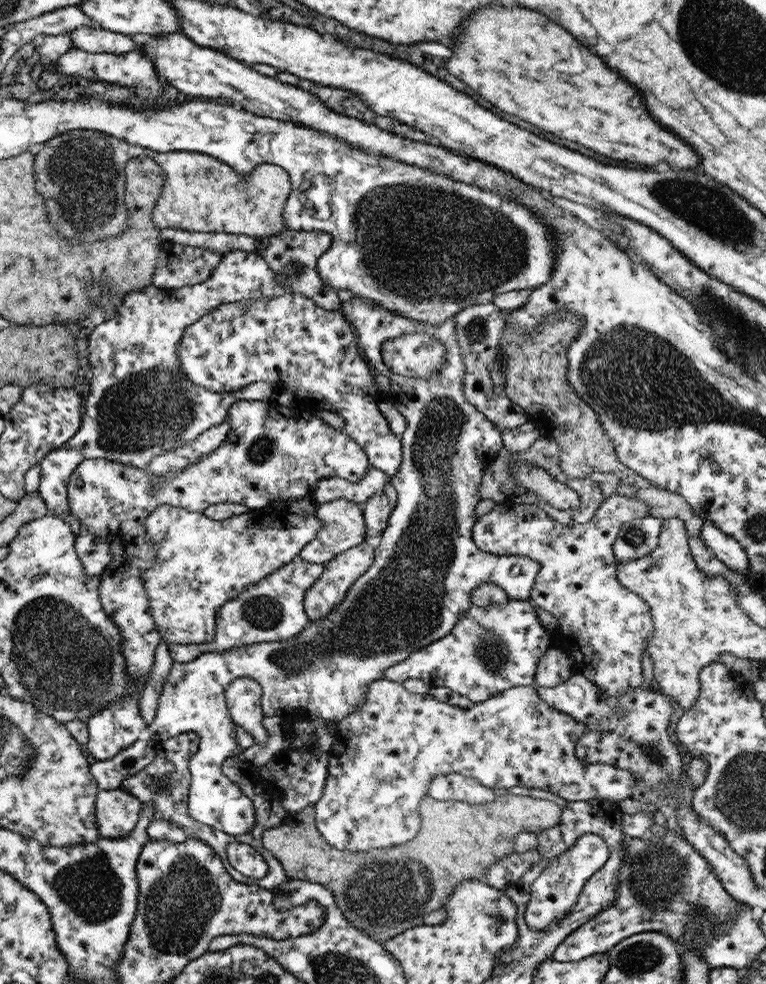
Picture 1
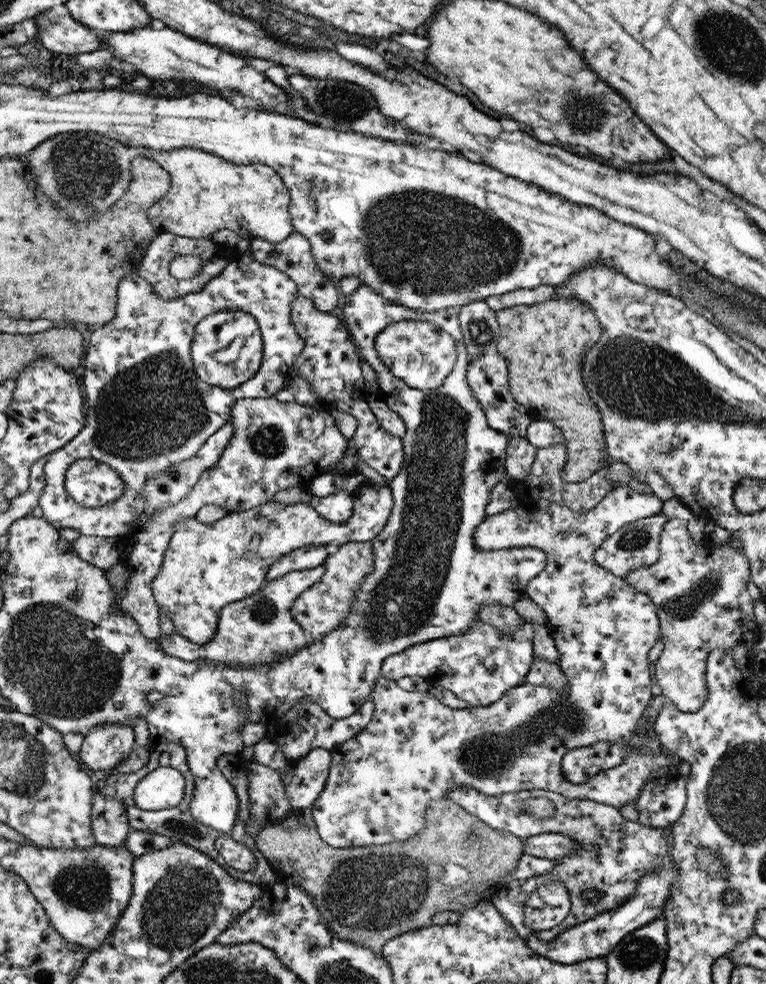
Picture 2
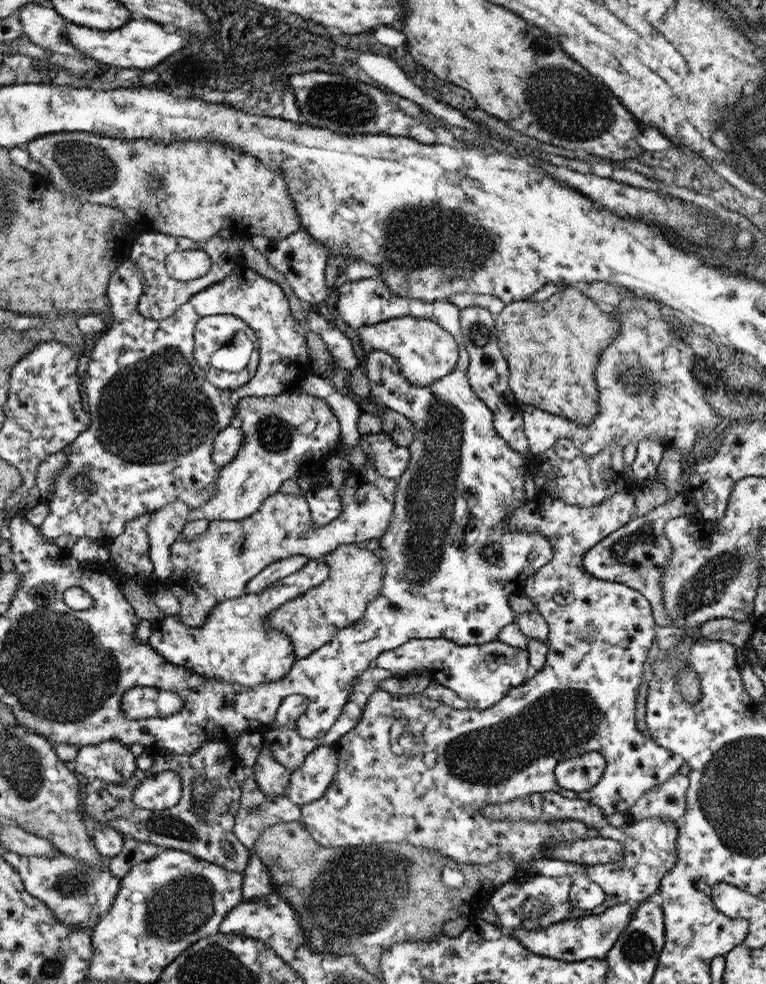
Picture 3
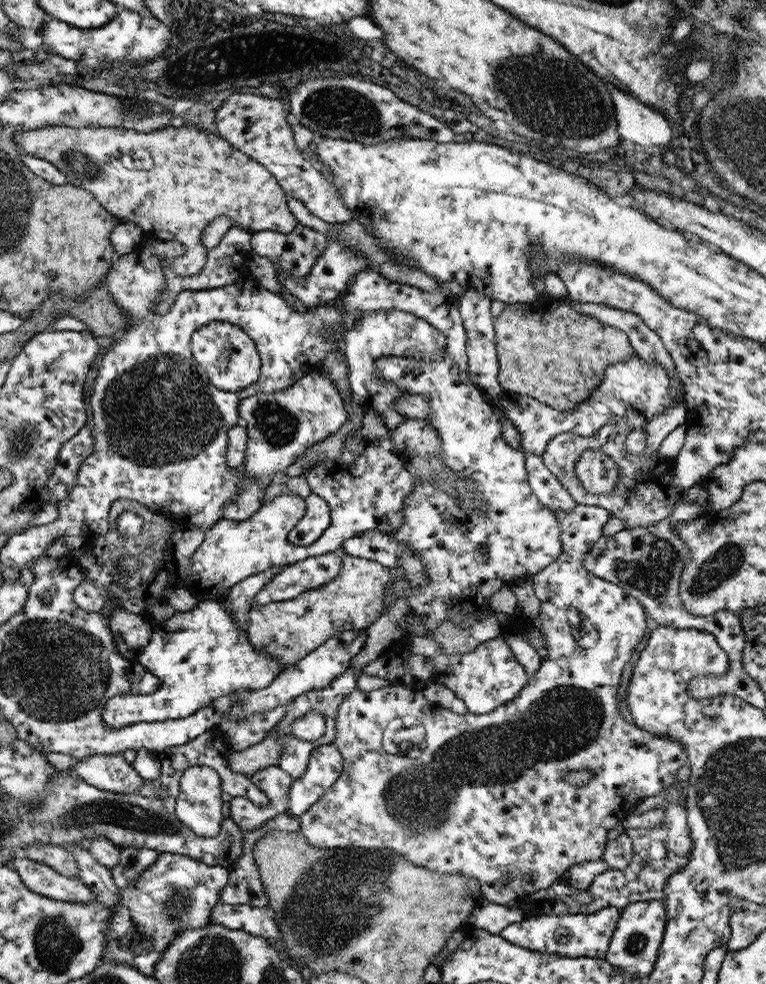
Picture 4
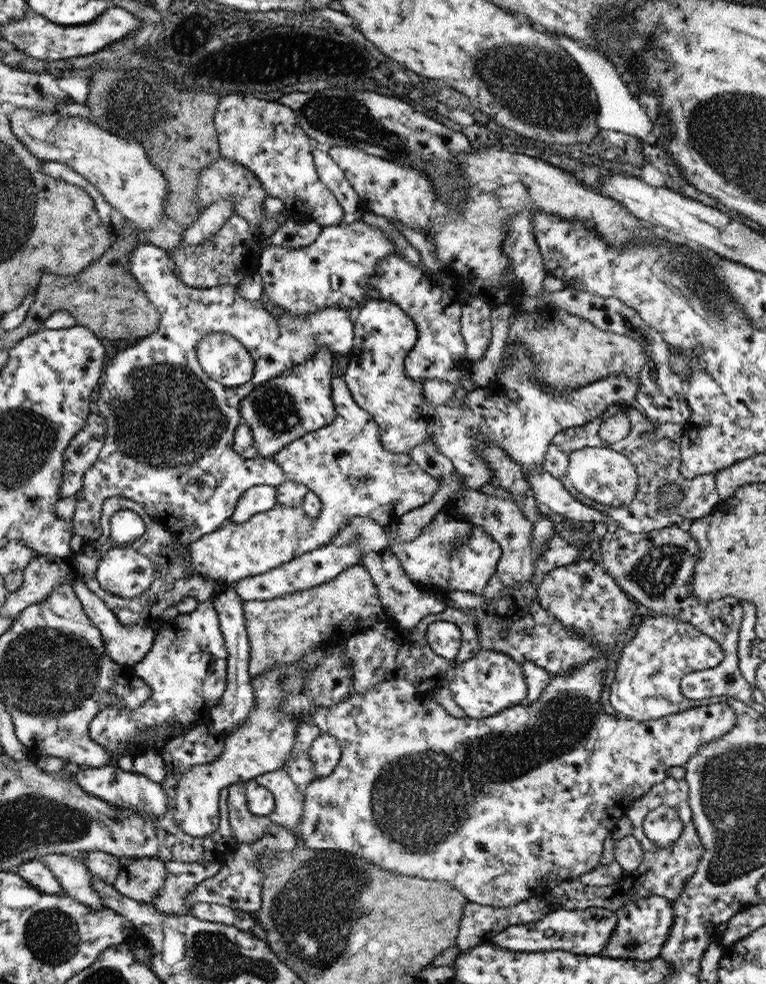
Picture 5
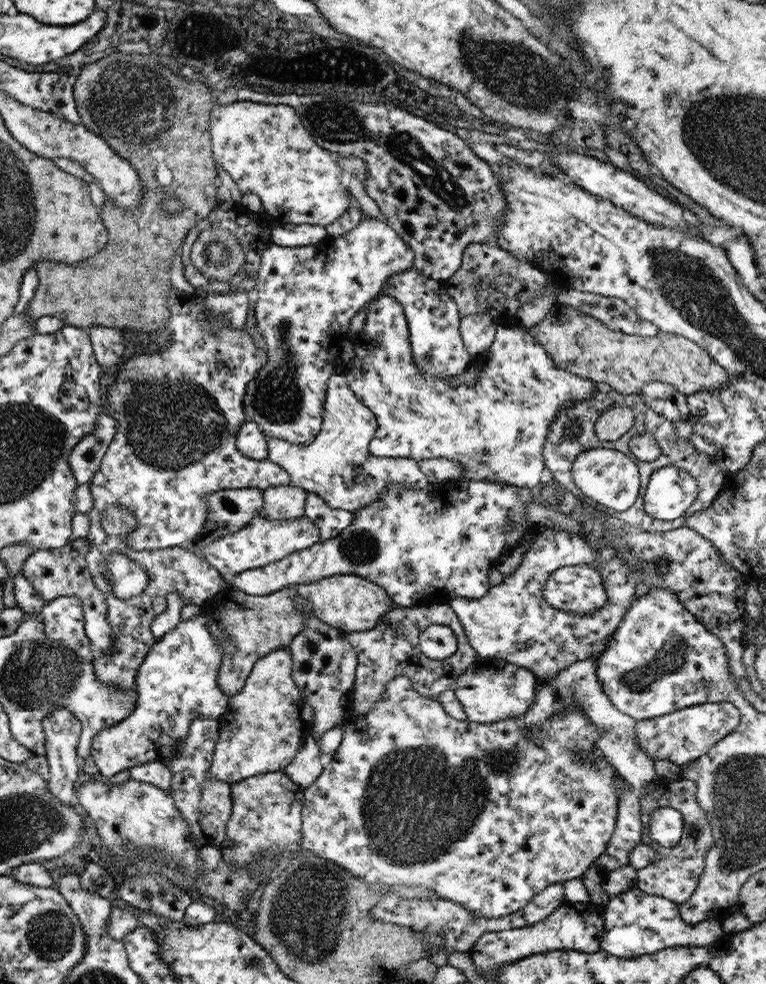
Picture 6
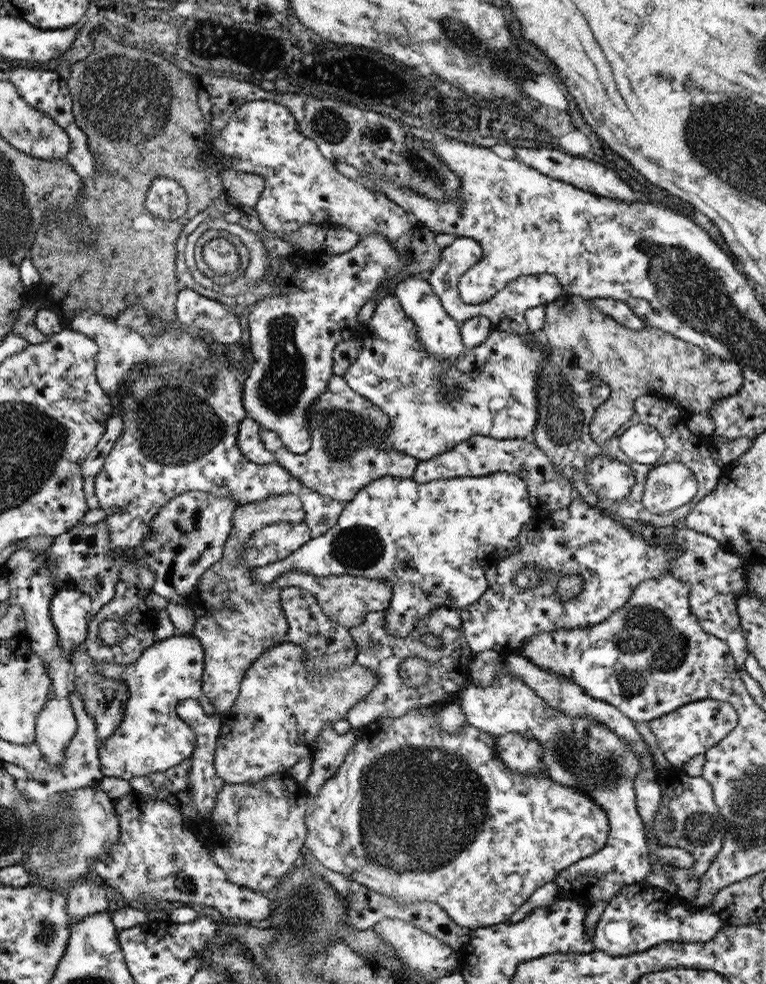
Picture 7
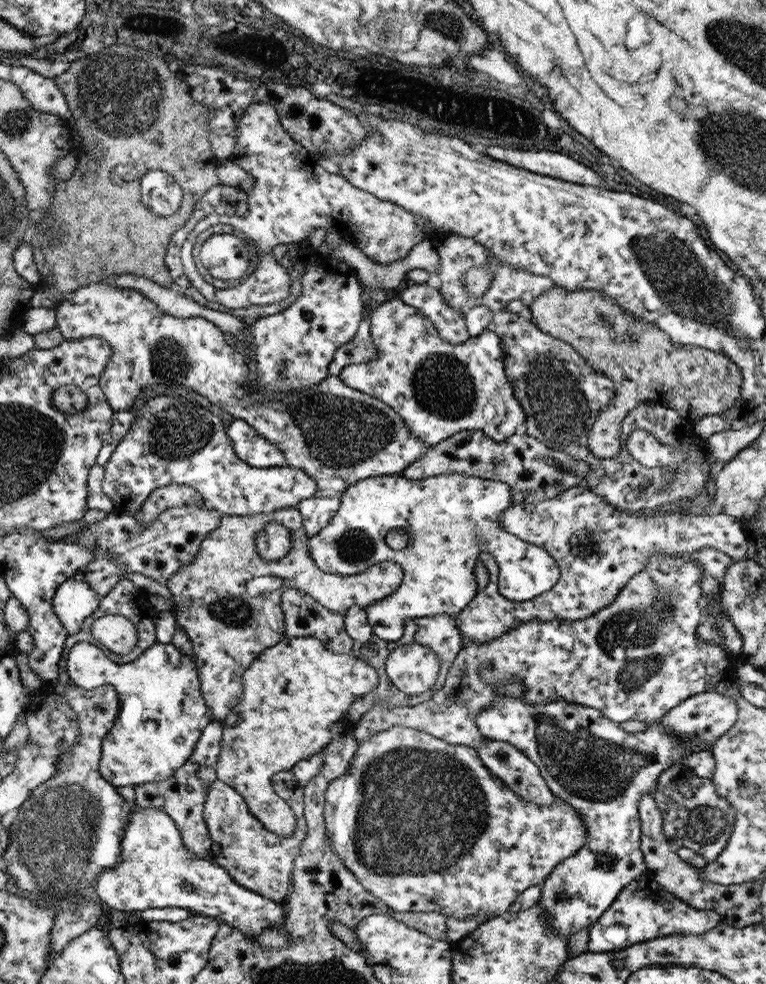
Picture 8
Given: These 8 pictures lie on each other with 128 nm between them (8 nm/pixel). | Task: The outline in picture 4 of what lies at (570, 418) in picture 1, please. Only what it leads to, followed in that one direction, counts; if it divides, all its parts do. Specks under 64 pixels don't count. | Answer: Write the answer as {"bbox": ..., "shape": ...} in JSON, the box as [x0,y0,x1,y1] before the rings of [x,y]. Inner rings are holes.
{"bbox":[493,298,634,413],"shape":[[[559,298],[538,300],[532,305],[528,303],[507,305],[493,319],[493,326],[498,361],[497,381],[501,388],[513,395],[531,398],[565,413],[571,413],[577,404],[590,398],[609,364],[628,360],[634,350],[622,330],[603,325],[595,317],[575,311],[571,305],[567,305]]]}

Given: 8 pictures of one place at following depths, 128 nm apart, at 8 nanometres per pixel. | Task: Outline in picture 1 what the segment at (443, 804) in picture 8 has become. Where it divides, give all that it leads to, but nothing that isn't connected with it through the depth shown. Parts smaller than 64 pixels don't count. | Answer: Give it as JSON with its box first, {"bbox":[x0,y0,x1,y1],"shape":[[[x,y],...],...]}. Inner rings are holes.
{"bbox":[313,495,651,853],"shape":[[[611,495],[595,509],[589,521],[581,524],[561,524],[552,520],[535,505],[497,503],[491,511],[476,517],[471,529],[472,541],[483,552],[499,556],[527,556],[539,564],[528,598],[531,603],[553,615],[567,644],[564,649],[572,658],[575,673],[595,683],[605,695],[617,697],[627,688],[644,688],[641,674],[643,645],[651,633],[649,608],[636,594],[623,588],[616,578],[616,563],[611,546],[620,526],[628,520],[649,516],[649,506],[635,497]],[[381,677],[376,681],[371,681],[366,686],[361,706],[355,705],[355,711],[351,711],[346,717],[336,721],[335,731],[335,742],[331,744],[330,750],[327,750],[330,758],[325,787],[323,788],[321,798],[313,805],[313,808],[314,822],[317,824],[318,832],[325,838],[326,844],[338,850],[365,853],[374,849],[397,847],[411,840],[419,831],[418,806],[423,798],[427,798],[429,782],[437,775],[459,773],[465,777],[471,777],[479,781],[481,785],[489,788],[521,786],[544,790],[545,792],[556,794],[559,798],[569,802],[592,800],[596,803],[601,799],[607,799],[617,803],[619,800],[637,795],[637,782],[635,782],[635,778],[633,778],[633,774],[629,770],[621,770],[621,768],[615,768],[611,764],[583,764],[579,759],[575,758],[574,742],[579,739],[581,733],[585,733],[585,724],[573,720],[571,716],[563,714],[563,712],[559,712],[559,710],[555,710],[551,706],[547,706],[547,703],[539,698],[531,686],[508,688],[507,690],[498,692],[487,700],[472,703],[467,707],[456,707],[445,702],[439,702],[427,693],[423,695],[411,694],[400,683],[391,682]]]}

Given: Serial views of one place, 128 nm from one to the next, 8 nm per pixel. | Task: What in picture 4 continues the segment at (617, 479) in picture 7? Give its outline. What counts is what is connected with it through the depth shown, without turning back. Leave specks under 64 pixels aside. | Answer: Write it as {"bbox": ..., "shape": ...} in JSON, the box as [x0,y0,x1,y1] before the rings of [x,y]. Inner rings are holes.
{"bbox":[573,448,617,494],"shape":[[[586,448],[573,464],[573,471],[582,486],[592,494],[608,494],[617,483],[617,464],[605,453]]]}

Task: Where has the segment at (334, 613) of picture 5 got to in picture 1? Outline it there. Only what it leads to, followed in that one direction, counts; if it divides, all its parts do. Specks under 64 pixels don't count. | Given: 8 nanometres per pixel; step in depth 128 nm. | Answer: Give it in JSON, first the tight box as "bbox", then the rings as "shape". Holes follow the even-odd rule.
{"bbox":[303,541,374,621],"shape":[[[365,541],[335,554],[331,560],[325,563],[325,570],[318,576],[318,579],[311,584],[309,590],[306,591],[303,600],[303,608],[305,608],[310,621],[319,621],[323,619],[331,609],[334,609],[346,598],[346,592],[353,586],[355,579],[365,574],[369,570],[371,563],[374,562],[374,548],[369,546]]]}

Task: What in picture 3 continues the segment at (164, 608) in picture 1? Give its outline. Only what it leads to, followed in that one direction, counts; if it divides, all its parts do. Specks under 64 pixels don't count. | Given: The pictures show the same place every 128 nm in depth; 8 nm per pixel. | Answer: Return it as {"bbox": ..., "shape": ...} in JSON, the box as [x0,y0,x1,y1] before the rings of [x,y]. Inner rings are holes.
{"bbox":[159,456,397,630],"shape":[[[365,456],[365,458],[365,465],[362,468],[347,472],[347,476],[343,480],[344,488],[340,491],[341,512],[337,518],[326,525],[313,526],[310,510],[303,496],[291,496],[275,492],[262,503],[262,506],[253,515],[249,515],[245,519],[209,521],[207,528],[195,535],[191,541],[189,539],[183,541],[183,535],[178,534],[169,547],[169,558],[173,569],[171,569],[171,574],[159,584],[177,598],[177,602],[179,602],[177,620],[187,629],[198,630],[202,628],[203,622],[211,613],[211,608],[224,600],[239,598],[244,594],[242,588],[245,587],[245,584],[275,560],[297,554],[309,559],[323,558],[324,555],[328,555],[339,545],[361,544],[363,541],[373,538],[378,539],[391,521],[397,482],[395,479],[379,476],[371,458],[369,456]]]}

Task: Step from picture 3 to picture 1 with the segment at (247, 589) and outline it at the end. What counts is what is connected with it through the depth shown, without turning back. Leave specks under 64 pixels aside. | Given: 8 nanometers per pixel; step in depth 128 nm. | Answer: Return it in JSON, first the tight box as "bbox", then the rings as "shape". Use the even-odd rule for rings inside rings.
{"bbox":[295,499,365,564],"shape":[[[338,499],[327,504],[316,504],[315,516],[319,518],[321,527],[317,531],[314,539],[307,542],[295,558],[309,563],[325,564],[331,560],[335,554],[343,552],[357,544],[363,542],[365,538],[365,523],[363,523],[363,513],[361,513],[361,506],[353,502]]]}

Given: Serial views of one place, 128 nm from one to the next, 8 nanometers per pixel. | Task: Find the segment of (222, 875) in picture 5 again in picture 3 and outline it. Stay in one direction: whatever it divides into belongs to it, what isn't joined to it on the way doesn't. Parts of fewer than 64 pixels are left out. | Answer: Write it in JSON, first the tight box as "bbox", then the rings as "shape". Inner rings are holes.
{"bbox":[233,771,300,902],"shape":[[[253,771],[249,773],[249,777],[243,781],[241,798],[239,801],[239,808],[235,813],[235,820],[233,825],[233,835],[238,838],[238,842],[243,844],[250,851],[250,860],[248,866],[242,873],[242,900],[244,902],[255,901],[273,891],[273,884],[270,880],[269,870],[266,866],[260,862],[257,855],[253,854],[252,847],[257,841],[259,834],[268,826],[279,823],[299,822],[300,819],[300,807],[294,805],[289,801],[285,795],[275,795],[273,799],[263,795],[261,789],[257,787],[255,783],[255,777],[253,777]]]}

